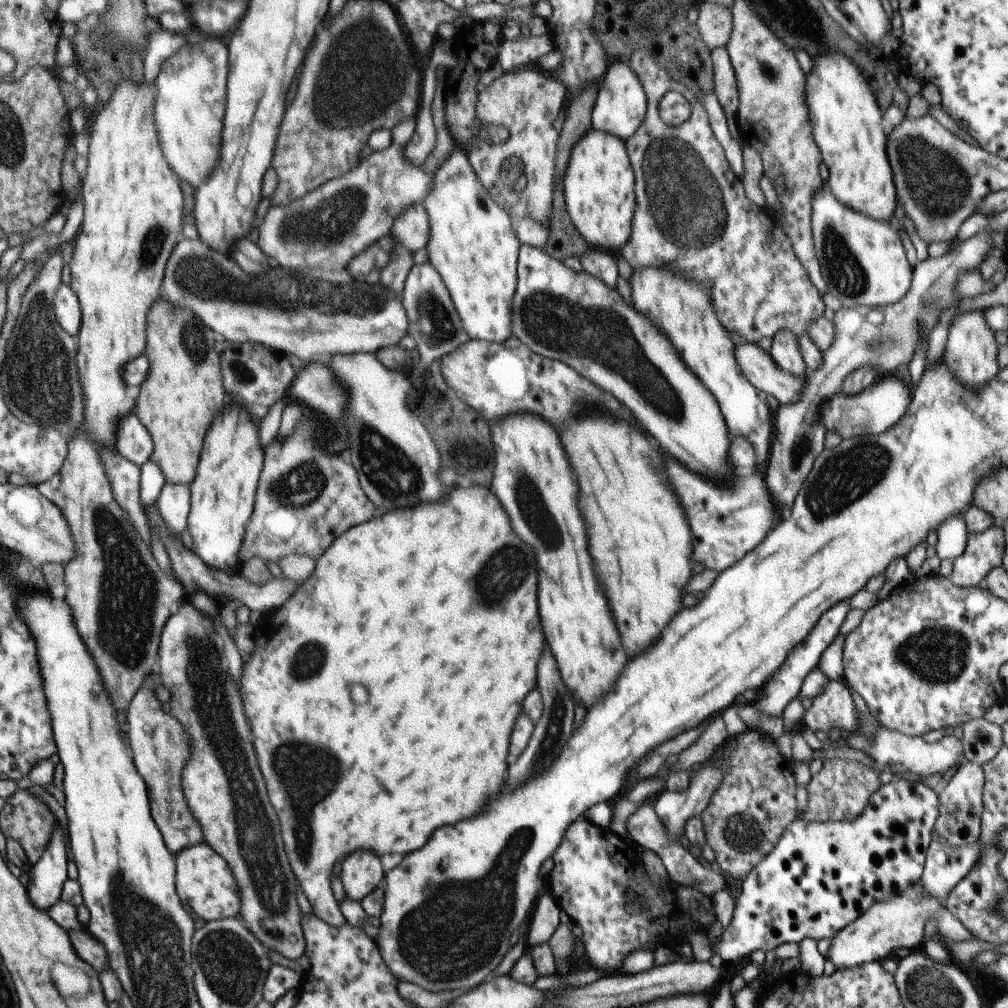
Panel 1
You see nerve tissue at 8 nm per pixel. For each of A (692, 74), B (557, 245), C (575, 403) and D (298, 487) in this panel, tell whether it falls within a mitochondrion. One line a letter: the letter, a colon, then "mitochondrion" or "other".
A: other
B: other
C: mitochondrion
D: mitochondrion

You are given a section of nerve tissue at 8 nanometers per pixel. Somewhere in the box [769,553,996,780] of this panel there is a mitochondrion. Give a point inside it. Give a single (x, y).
(934, 656)

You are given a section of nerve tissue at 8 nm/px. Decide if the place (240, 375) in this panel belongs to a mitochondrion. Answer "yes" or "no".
yes

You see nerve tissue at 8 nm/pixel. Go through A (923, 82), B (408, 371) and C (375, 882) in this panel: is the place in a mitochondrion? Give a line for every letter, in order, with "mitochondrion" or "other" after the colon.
A: other
B: other
C: other

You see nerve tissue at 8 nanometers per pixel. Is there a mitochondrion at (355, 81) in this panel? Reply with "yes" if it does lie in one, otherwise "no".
yes

